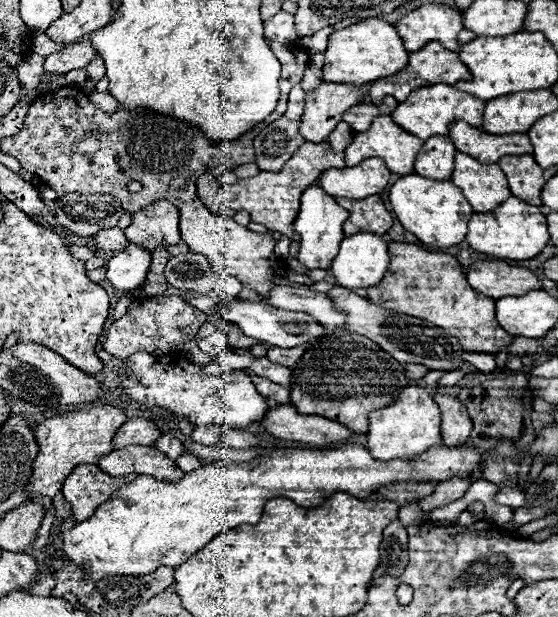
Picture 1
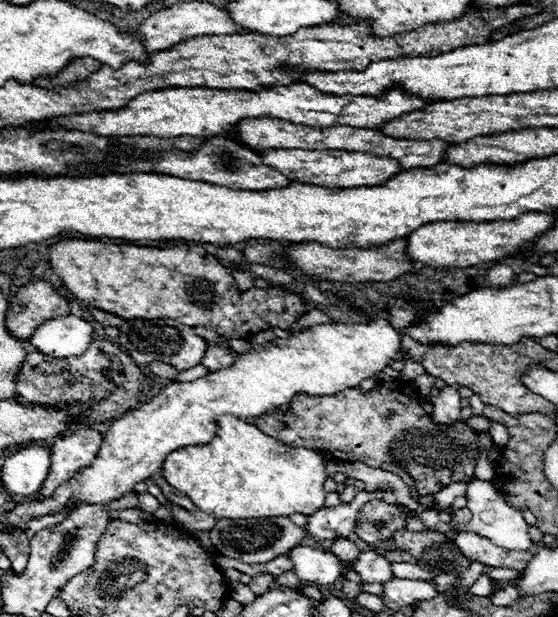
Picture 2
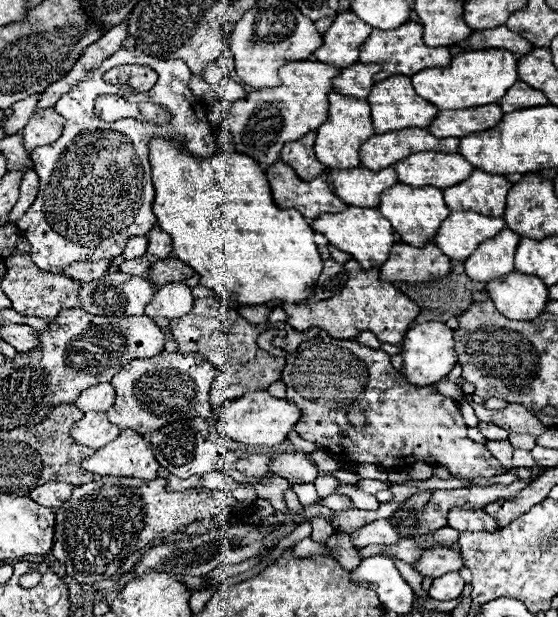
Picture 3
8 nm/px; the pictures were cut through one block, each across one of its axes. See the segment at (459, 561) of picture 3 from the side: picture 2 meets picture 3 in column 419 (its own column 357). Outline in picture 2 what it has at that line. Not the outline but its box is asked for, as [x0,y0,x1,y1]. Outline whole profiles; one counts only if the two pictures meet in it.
[352,550,394,584]

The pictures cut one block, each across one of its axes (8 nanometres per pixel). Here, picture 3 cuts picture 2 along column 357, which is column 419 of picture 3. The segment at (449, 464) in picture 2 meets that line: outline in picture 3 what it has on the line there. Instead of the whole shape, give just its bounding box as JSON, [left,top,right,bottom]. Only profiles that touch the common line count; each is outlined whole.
[280,330,506,478]

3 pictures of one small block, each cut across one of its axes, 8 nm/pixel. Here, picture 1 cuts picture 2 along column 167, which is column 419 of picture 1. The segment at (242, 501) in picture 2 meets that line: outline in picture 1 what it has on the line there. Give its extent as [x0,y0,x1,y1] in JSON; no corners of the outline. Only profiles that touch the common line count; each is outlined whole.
[64,444,482,582]

